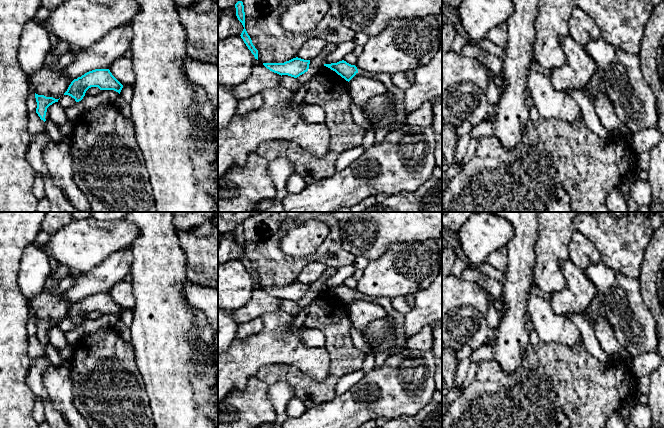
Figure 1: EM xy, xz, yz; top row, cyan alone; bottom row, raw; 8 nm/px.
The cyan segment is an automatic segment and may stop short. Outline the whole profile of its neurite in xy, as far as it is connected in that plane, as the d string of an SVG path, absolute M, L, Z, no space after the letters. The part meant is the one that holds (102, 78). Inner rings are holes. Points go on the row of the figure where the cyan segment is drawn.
M95 69L74 79L64 95L69 95L76 102L79 102L91 87L98 87L100 90L114 90L120 94L123 85L112 75L109 69Z

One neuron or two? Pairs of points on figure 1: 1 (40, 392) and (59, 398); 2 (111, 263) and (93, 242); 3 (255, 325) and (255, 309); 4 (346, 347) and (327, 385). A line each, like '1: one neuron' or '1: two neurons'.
1: two neurons
2: two neurons
3: two neurons
4: one neuron

